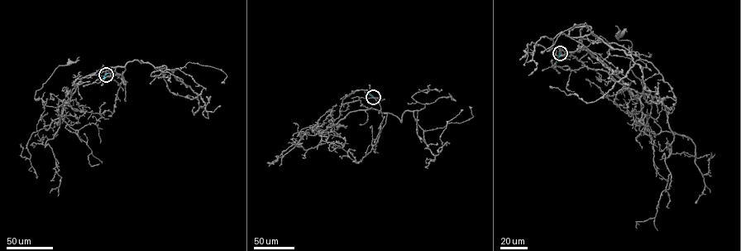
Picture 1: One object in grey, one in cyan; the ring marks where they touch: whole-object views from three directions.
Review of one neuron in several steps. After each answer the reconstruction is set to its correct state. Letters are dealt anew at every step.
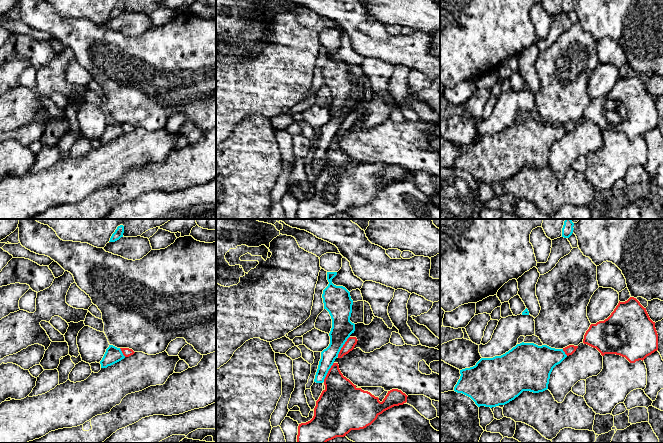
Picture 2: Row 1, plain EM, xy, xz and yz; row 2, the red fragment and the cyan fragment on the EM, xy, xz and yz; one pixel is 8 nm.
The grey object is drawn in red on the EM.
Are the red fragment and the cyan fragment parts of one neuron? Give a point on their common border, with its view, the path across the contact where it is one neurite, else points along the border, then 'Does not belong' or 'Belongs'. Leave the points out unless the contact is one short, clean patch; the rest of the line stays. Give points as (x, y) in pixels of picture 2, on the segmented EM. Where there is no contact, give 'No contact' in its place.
Touches red at xz (343, 346). Does not belong

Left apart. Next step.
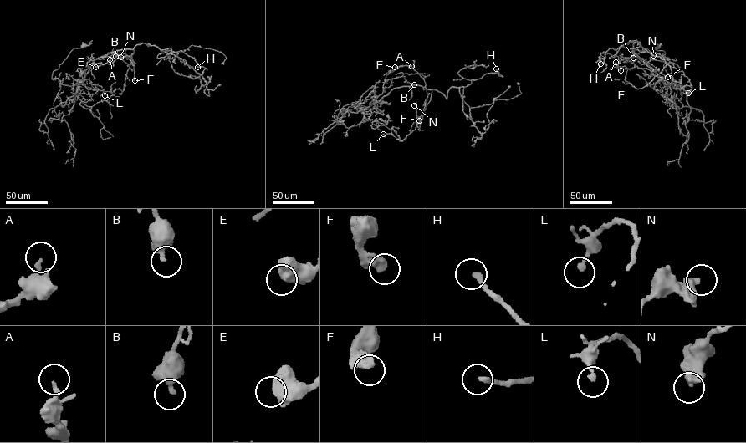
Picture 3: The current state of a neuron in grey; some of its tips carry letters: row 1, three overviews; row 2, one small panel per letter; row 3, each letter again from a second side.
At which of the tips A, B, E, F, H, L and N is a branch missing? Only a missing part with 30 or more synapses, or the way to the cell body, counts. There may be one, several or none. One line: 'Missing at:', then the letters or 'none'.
Missing at: F, H

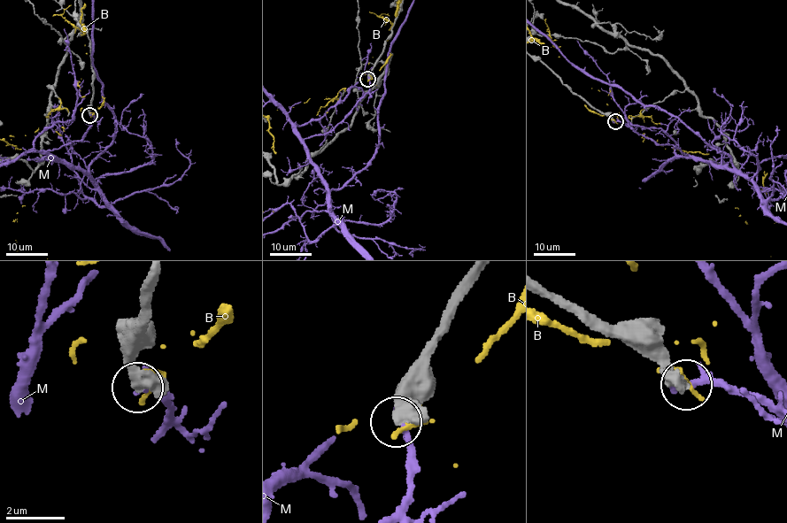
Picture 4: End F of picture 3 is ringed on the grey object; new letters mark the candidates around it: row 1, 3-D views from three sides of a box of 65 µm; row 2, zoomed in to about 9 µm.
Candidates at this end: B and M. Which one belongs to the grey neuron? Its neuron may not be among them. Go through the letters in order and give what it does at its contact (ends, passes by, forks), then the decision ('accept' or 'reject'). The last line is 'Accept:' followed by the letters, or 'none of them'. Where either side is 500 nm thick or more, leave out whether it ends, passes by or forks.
B: reject
M: reject
Accept: none of them

